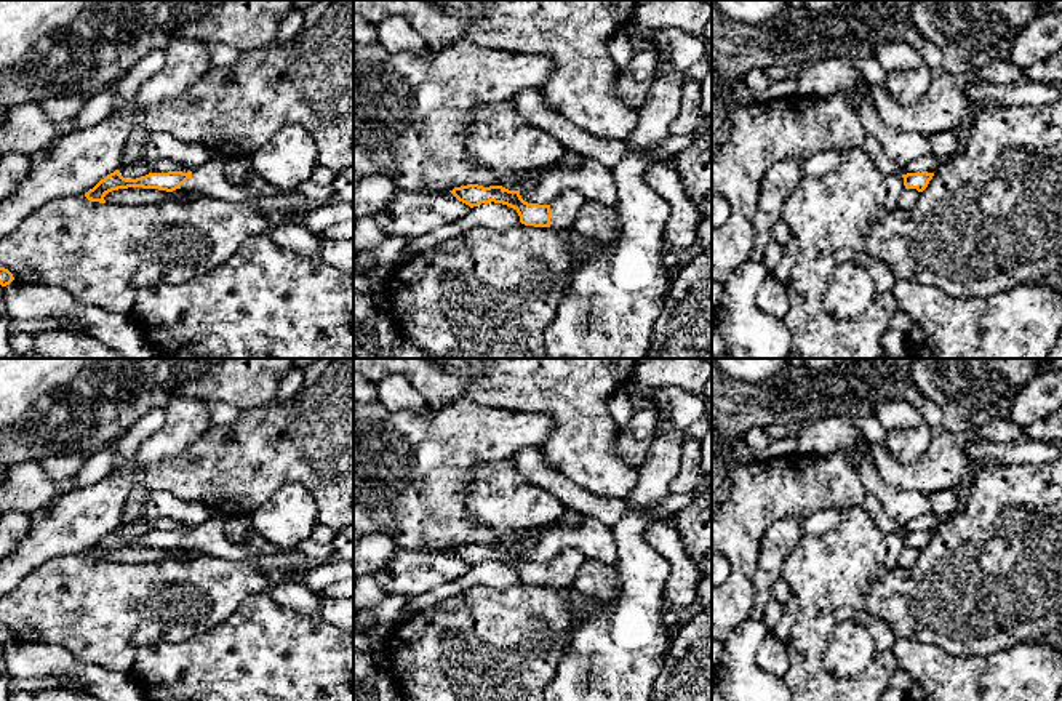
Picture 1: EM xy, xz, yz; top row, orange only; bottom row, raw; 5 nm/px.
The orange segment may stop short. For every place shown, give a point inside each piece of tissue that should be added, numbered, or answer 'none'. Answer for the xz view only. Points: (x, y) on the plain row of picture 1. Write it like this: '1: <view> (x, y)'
1: xz (565, 567)

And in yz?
none

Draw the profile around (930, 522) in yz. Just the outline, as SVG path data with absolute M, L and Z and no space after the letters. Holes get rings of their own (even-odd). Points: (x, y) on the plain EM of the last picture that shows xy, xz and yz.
M934 514L920 515L920 517L913 519L912 522L905 523L900 531L907 533L907 531L928 530L928 531L936 533L939 523L940 523L940 519L937 519Z

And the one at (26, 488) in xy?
M40 461L5 466L0 480L0 517L10 512L37 515L45 511L62 488L48 477Z

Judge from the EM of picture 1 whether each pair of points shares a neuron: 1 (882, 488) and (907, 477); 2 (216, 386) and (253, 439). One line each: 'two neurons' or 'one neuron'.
1: two neurons
2: two neurons

